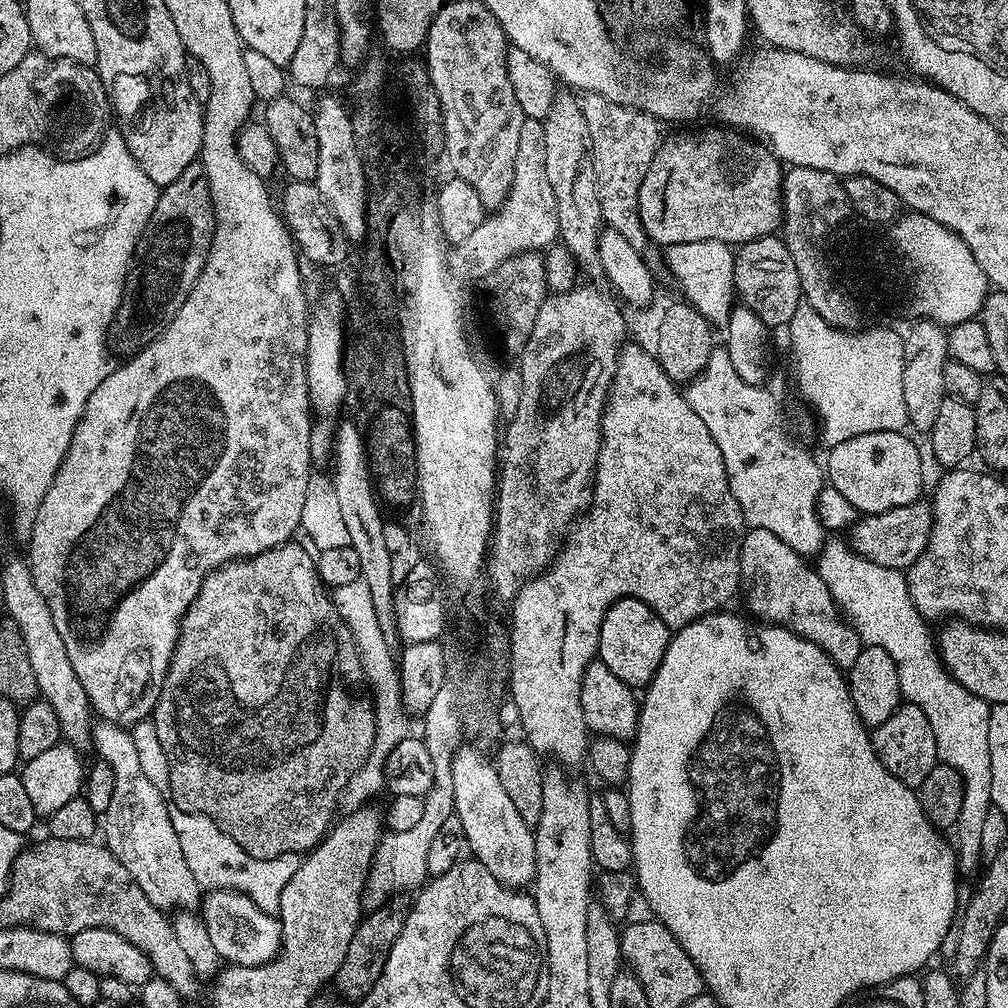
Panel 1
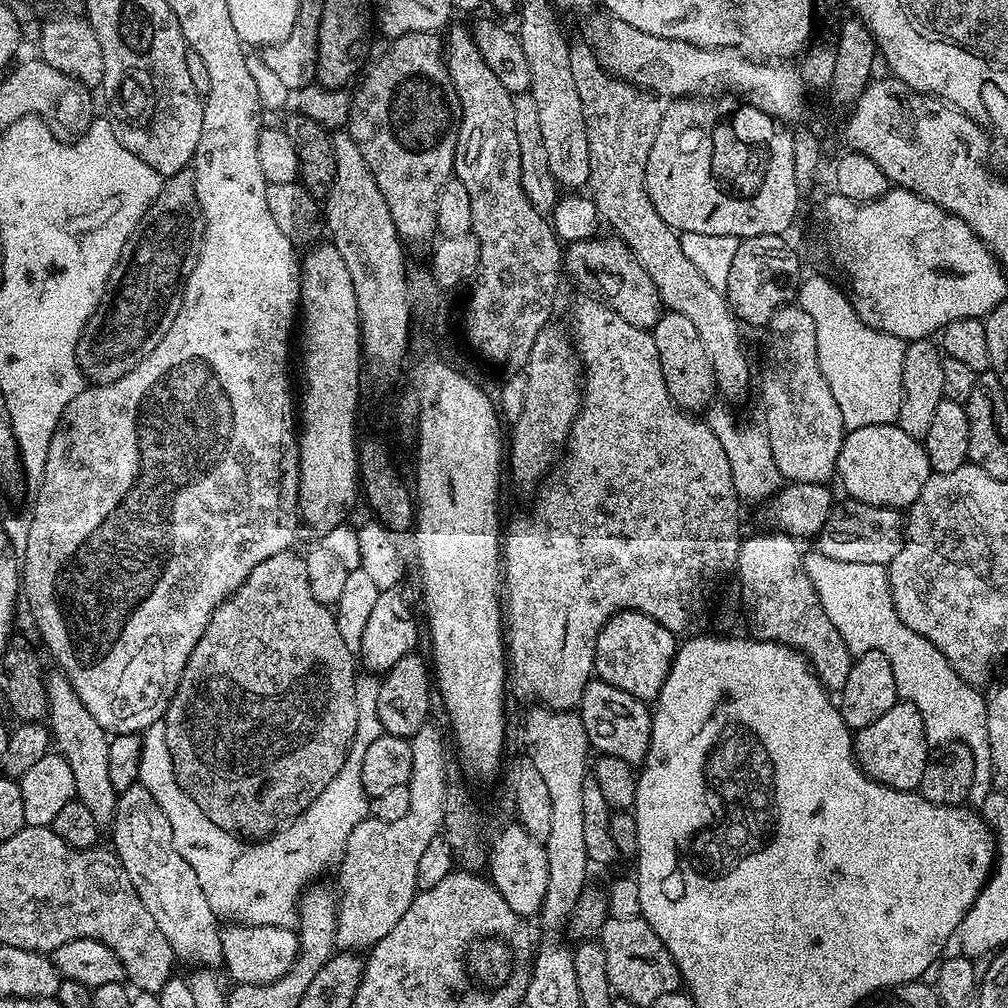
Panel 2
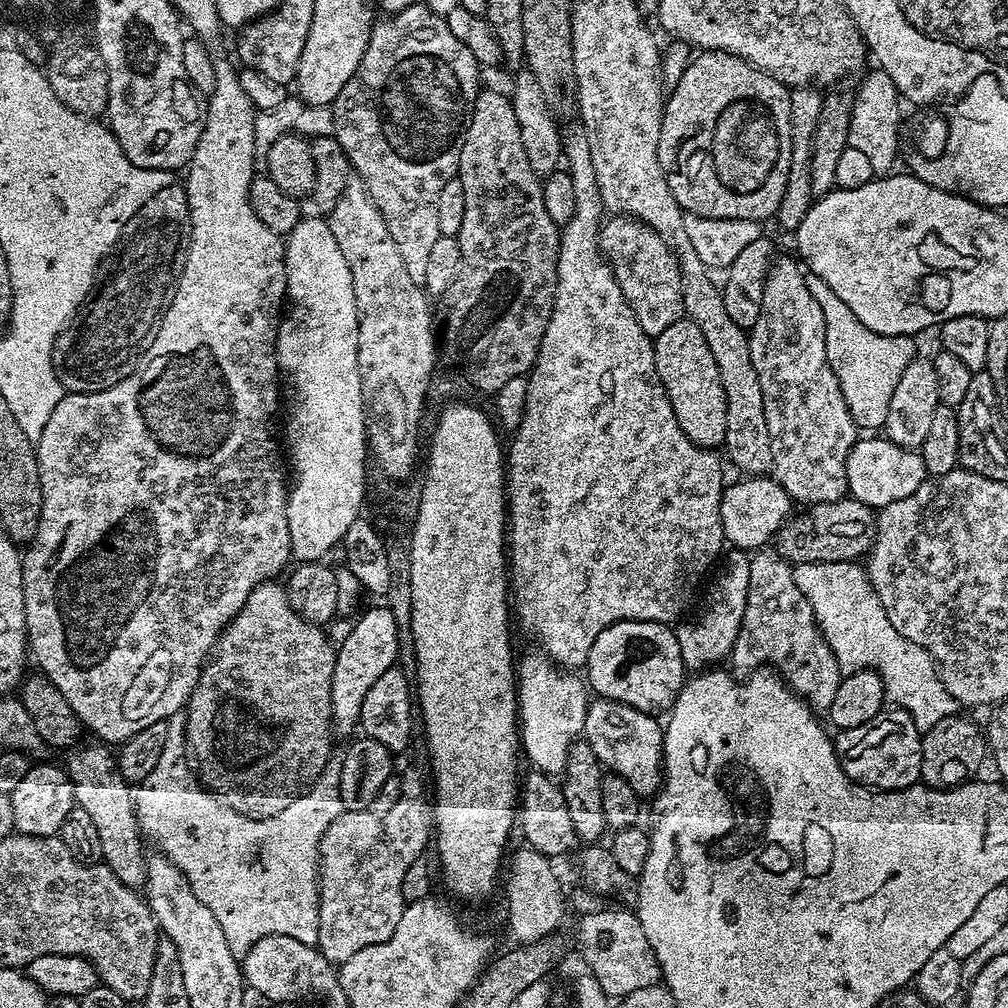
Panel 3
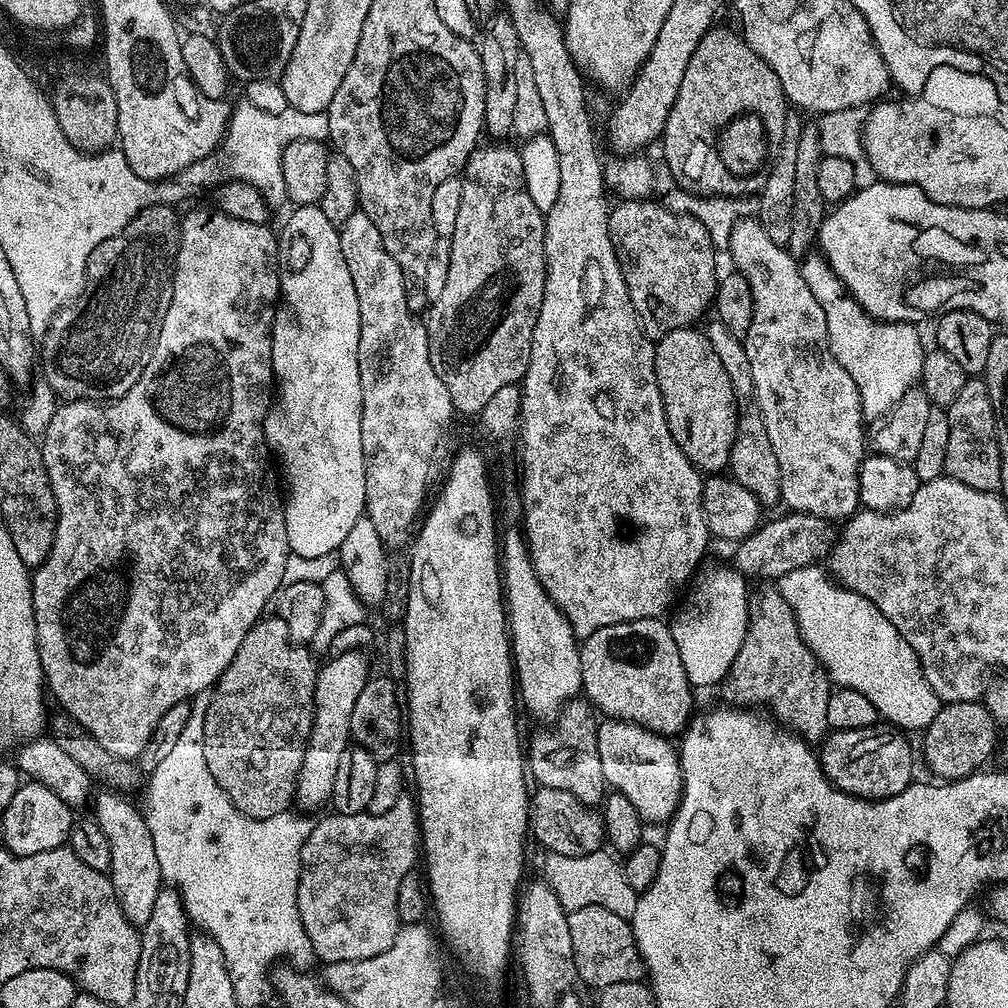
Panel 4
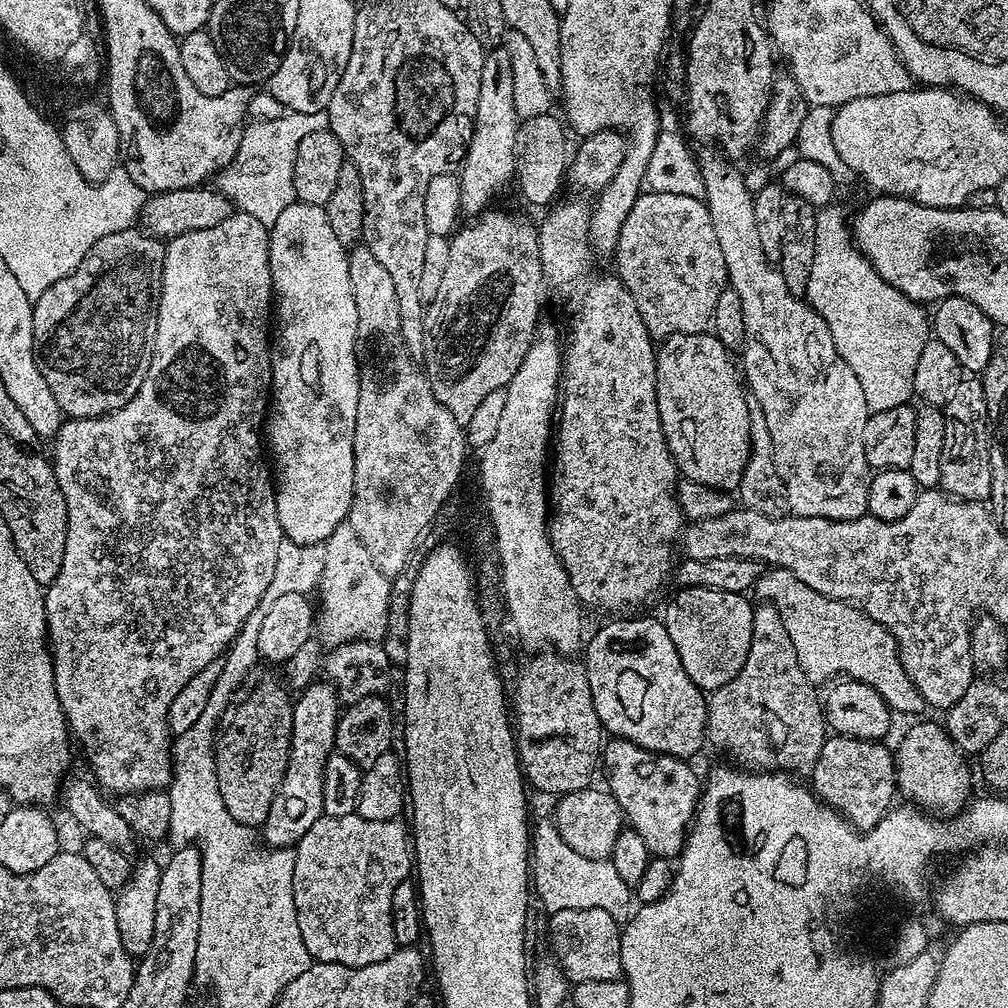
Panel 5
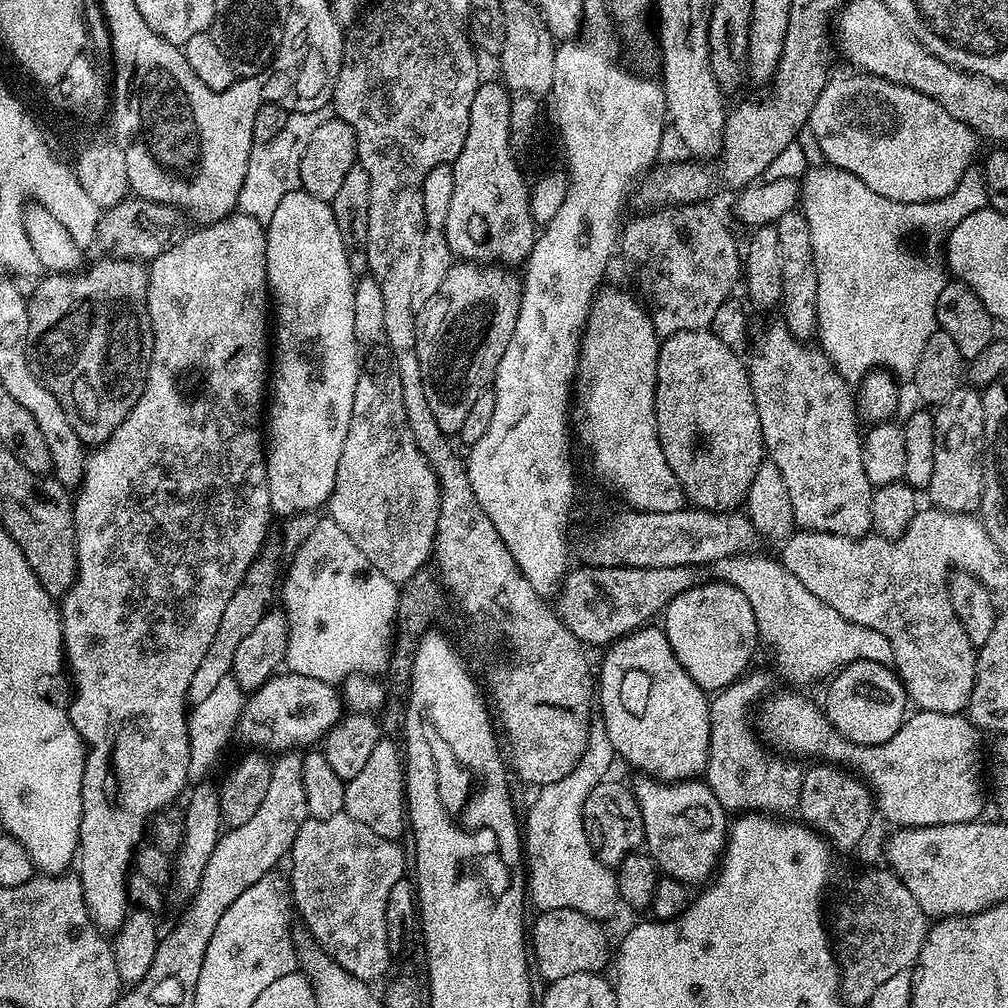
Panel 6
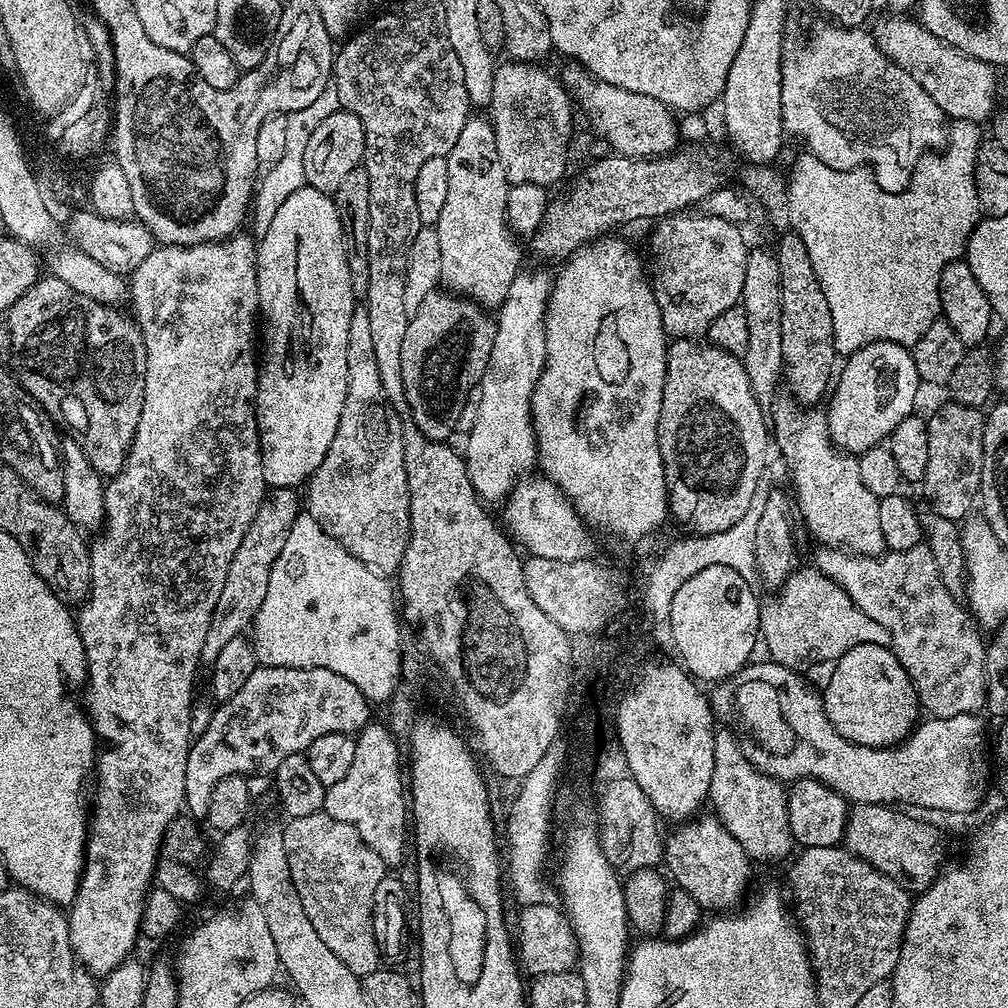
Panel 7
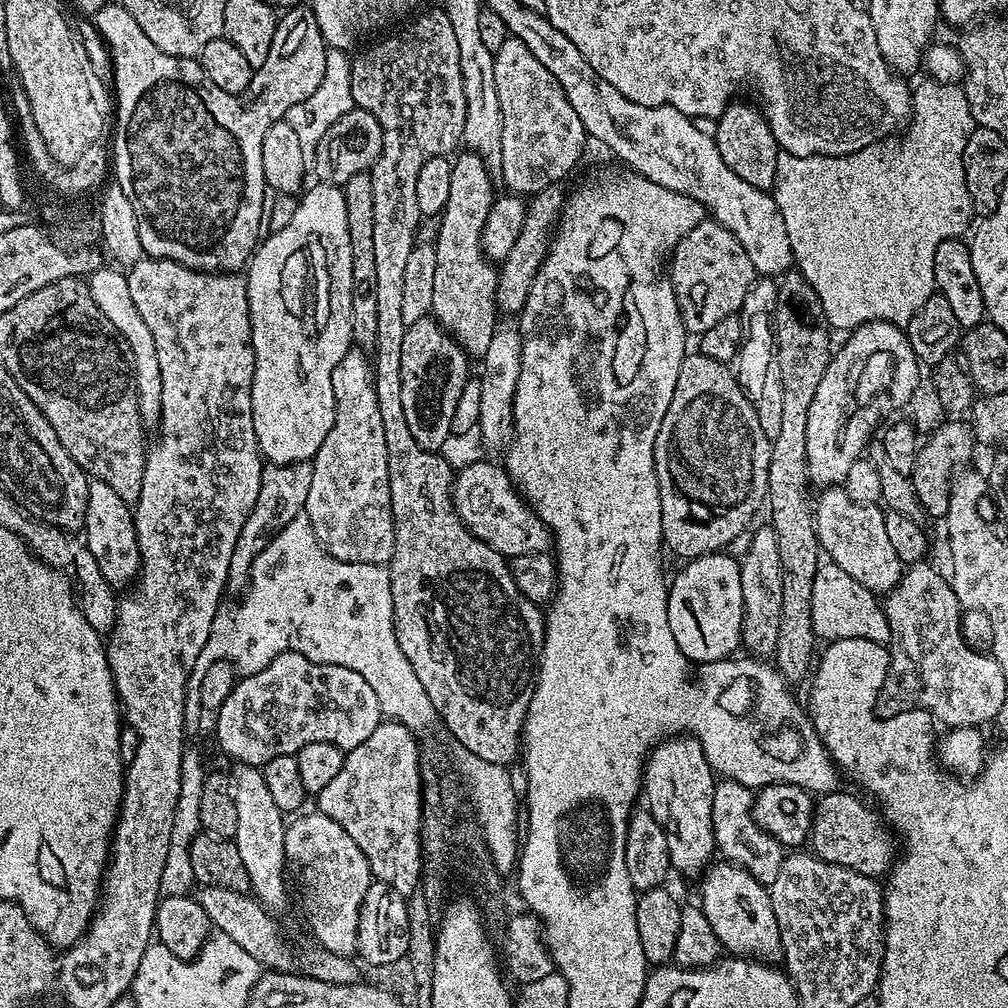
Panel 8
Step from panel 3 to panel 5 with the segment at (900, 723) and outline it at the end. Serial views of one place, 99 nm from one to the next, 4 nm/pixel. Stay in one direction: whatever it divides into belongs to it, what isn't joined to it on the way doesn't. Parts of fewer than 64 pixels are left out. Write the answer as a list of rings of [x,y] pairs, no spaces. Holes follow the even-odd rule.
[[[832,734],[824,741],[822,754],[818,754],[818,762],[814,762],[814,770],[810,777],[810,787],[812,791],[815,792],[816,797],[818,797],[823,804],[829,804],[829,806],[831,806],[831,808],[839,814],[839,816],[844,817],[844,819],[847,820],[848,823],[851,824],[858,832],[869,832],[871,828],[878,826],[878,822],[882,822],[882,818],[892,811],[898,800],[898,789],[896,787],[896,758],[893,749],[891,747],[887,748],[886,745],[887,743],[877,742],[875,740],[859,740],[858,738]]]

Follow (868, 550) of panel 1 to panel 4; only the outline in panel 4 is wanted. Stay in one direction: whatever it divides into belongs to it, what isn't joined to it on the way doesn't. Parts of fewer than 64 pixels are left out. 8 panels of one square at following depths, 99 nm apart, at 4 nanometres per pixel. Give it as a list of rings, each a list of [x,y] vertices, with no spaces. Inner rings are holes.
[[[789,511],[787,515],[780,516],[777,520],[765,519],[751,536],[735,545],[732,564],[746,578],[754,576],[757,580],[776,582],[792,570],[811,567],[832,551],[838,532],[829,521],[805,512]]]

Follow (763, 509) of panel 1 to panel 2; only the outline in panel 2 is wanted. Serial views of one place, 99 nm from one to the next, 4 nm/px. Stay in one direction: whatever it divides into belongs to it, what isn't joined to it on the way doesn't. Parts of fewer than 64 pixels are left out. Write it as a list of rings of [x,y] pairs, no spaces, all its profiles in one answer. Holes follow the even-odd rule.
[[[712,406],[707,409],[706,422],[714,430],[718,442],[722,442],[722,450],[726,450],[726,458],[730,458],[730,474],[734,478],[734,490],[741,501],[748,500],[767,501],[776,495],[782,484],[782,477],[778,466],[774,462],[774,454],[770,450],[770,438],[764,431],[763,423],[739,424],[732,417],[728,408],[716,408]]]

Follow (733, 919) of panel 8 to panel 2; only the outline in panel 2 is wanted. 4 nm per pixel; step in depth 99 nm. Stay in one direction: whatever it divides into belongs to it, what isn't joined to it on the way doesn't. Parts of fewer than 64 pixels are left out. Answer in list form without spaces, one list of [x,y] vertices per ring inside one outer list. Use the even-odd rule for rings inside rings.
[[[593,678],[582,694],[578,715],[589,745],[599,755],[622,758],[622,762],[630,762],[633,766],[643,765],[652,733],[652,714],[645,701],[626,694],[626,690],[618,690],[618,686],[610,686],[605,680]]]

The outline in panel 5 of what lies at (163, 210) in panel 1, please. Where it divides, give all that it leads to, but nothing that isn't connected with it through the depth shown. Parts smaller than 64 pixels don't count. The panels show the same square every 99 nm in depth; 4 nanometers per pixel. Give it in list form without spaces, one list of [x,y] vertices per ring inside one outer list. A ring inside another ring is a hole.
[[[139,227],[123,228],[98,238],[69,276],[54,282],[32,305],[34,350],[38,370],[46,378],[54,399],[65,417],[81,420],[105,416],[118,410],[138,394],[152,361],[152,339],[156,336],[156,307],[160,304],[163,240],[149,236]]]

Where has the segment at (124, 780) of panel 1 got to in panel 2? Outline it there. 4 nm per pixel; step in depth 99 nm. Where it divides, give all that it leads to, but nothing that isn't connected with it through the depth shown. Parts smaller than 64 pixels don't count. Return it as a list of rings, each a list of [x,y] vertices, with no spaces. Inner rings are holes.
[[[139,782],[132,784],[125,792],[116,797],[116,813],[110,821],[112,828],[112,844],[116,856],[122,862],[134,890],[138,890],[138,898],[142,898],[142,906],[154,914],[154,922],[158,922],[158,930],[166,934],[166,942],[170,942],[172,953],[177,961],[189,960],[192,966],[203,966],[208,970],[216,970],[223,965],[222,938],[220,937],[221,925],[210,902],[206,902],[206,893],[198,883],[190,862],[178,854],[174,846],[174,830],[170,830],[170,818],[162,814],[162,806],[154,802],[154,794],[143,788]]]

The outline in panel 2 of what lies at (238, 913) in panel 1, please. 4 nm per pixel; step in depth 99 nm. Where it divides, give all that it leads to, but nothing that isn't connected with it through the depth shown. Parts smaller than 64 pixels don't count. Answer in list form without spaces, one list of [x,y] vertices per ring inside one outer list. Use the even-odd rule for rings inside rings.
[[[228,922],[221,927],[223,967],[236,984],[269,984],[281,980],[291,970],[300,952],[299,935],[282,926],[250,926]]]

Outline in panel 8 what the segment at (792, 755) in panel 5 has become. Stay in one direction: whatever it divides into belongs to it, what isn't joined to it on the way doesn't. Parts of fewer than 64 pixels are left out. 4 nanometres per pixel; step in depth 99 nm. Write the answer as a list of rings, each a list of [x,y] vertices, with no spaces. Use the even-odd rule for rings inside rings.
[[[721,779],[717,783],[712,806],[716,850],[727,863],[738,865],[742,870],[746,870],[746,874],[750,874],[750,878],[754,878],[765,886],[771,886],[774,878],[778,878],[778,870],[782,870],[786,849],[774,838],[770,838],[770,834],[766,834],[758,826],[758,822],[754,822],[753,795],[753,789],[733,780]]]

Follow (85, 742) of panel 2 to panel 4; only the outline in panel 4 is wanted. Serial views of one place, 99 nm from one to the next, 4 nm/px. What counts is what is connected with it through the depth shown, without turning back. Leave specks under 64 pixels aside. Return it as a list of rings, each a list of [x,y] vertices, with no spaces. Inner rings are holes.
[[[100,790],[95,793],[96,812],[94,818],[98,826],[102,826],[102,834],[106,834],[106,842],[110,842],[110,866],[107,875],[114,886],[114,894],[118,898],[118,906],[122,906],[122,914],[131,924],[143,926],[150,922],[150,914],[154,910],[154,902],[162,887],[162,877],[158,870],[158,857],[154,855],[154,838],[150,838],[150,826],[144,819],[143,811],[127,800],[127,795],[116,790]]]

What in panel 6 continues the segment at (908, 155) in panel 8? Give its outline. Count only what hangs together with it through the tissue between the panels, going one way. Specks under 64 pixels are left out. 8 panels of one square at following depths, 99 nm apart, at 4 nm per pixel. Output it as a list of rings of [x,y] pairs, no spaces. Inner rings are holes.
[[[976,166],[968,168],[958,186],[941,200],[899,204],[874,194],[846,170],[823,167],[804,172],[799,203],[810,224],[818,270],[819,347],[849,382],[859,382],[877,370],[911,378],[930,334],[938,331],[936,307],[946,272],[934,261],[907,252],[900,243],[911,232],[943,237],[962,218],[988,207],[984,173]]]

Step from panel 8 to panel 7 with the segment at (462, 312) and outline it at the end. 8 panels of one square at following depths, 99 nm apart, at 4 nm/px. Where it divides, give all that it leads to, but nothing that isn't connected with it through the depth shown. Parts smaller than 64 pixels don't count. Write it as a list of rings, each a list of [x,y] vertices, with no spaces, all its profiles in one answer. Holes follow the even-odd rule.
[[[484,114],[469,115],[454,150],[449,152],[450,183],[442,214],[434,227],[442,245],[443,287],[473,300],[485,310],[499,309],[510,294],[510,282],[522,271],[520,244],[508,227],[509,182],[506,166],[498,158],[498,142],[491,119]]]

